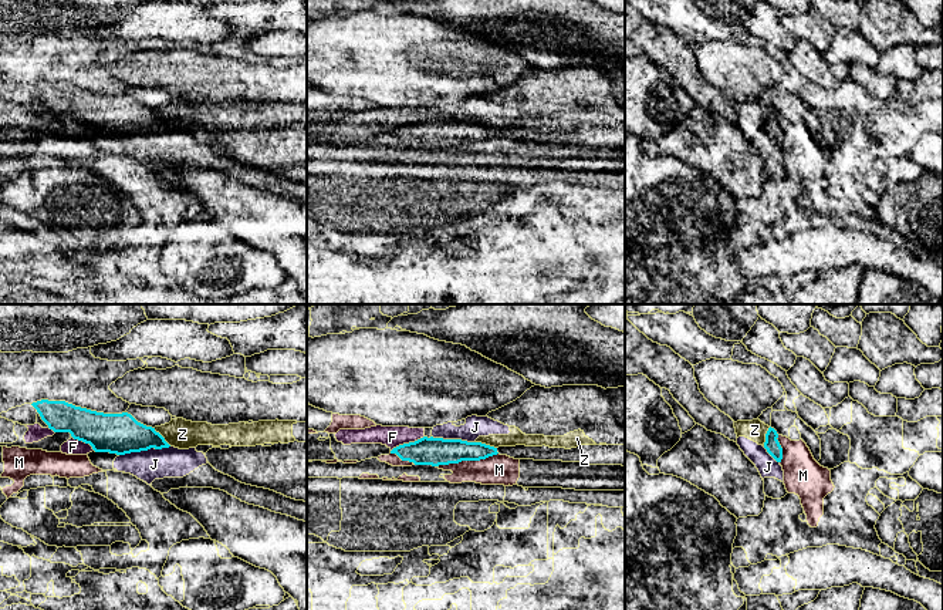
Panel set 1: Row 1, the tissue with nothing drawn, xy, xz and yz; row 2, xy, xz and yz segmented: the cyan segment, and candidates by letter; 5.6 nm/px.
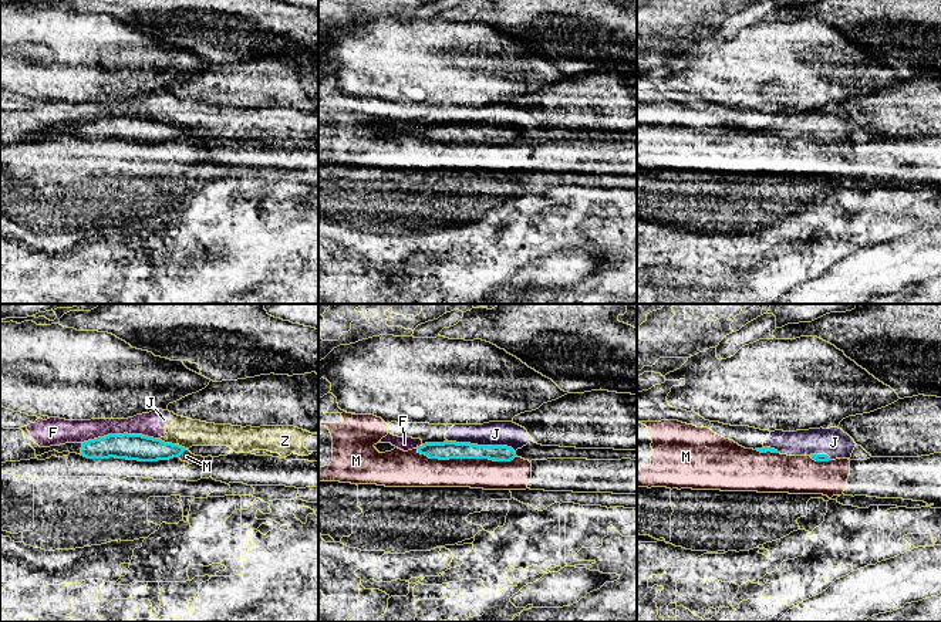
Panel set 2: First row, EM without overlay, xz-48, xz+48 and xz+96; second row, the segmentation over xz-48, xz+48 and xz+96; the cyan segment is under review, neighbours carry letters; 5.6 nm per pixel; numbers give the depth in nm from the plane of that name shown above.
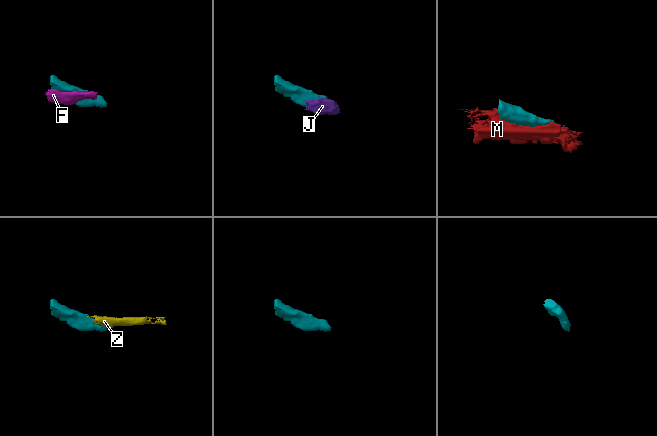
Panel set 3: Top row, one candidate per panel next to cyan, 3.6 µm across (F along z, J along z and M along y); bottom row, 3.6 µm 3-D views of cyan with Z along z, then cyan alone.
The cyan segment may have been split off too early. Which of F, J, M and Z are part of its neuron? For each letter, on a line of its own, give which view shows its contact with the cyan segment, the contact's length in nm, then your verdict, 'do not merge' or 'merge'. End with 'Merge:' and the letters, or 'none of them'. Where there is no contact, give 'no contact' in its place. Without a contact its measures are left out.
F: xz | 220 nm | do not merge
J: xy | 300 nm | merge
M: xz | 360 nm | do not merge
Z: xz | 130 nm | do not merge
Merge: J

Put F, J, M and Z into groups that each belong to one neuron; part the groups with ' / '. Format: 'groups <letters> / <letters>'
groups F Z / J / M

